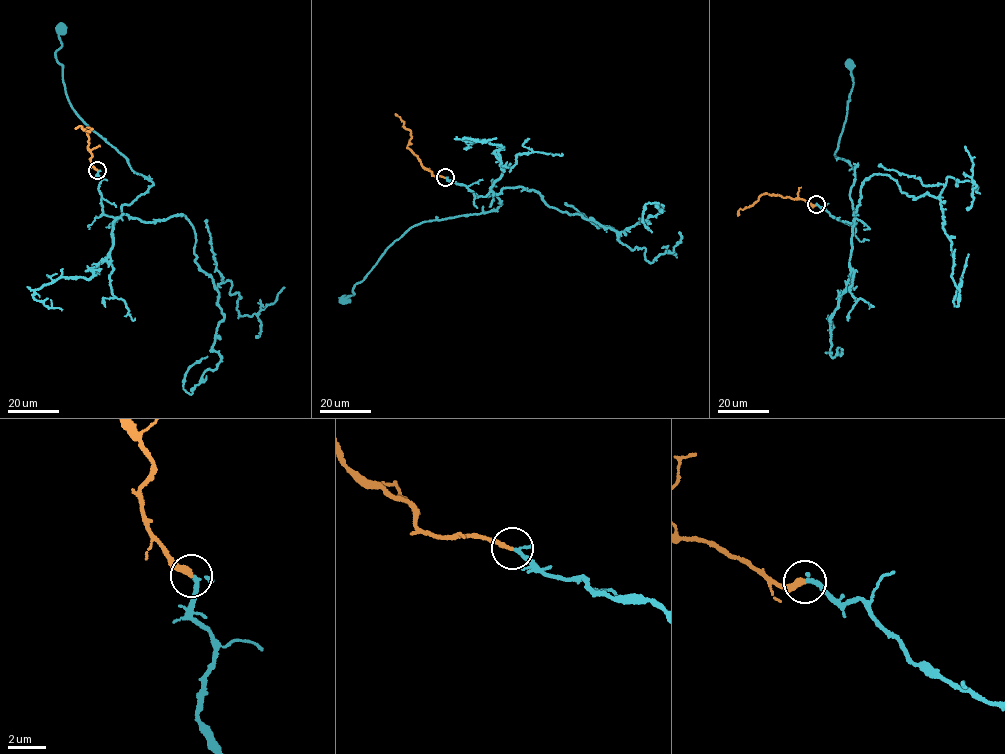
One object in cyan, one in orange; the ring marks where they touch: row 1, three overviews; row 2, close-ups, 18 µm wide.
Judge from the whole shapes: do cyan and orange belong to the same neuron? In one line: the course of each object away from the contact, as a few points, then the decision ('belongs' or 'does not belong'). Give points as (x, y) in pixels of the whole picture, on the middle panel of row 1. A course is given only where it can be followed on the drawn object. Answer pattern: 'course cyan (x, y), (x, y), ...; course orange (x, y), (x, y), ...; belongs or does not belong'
course cyan (445, 178), (478, 196), (495, 194), (501, 204), (495, 210), (412, 226), (346, 299); course orange (445, 178), (432, 174), (407, 147), (410, 130), (405, 128), (403, 122), (395, 114); belongs

